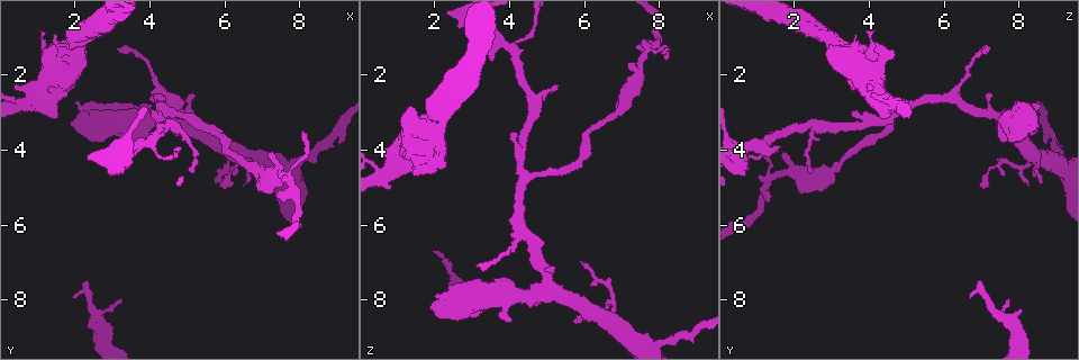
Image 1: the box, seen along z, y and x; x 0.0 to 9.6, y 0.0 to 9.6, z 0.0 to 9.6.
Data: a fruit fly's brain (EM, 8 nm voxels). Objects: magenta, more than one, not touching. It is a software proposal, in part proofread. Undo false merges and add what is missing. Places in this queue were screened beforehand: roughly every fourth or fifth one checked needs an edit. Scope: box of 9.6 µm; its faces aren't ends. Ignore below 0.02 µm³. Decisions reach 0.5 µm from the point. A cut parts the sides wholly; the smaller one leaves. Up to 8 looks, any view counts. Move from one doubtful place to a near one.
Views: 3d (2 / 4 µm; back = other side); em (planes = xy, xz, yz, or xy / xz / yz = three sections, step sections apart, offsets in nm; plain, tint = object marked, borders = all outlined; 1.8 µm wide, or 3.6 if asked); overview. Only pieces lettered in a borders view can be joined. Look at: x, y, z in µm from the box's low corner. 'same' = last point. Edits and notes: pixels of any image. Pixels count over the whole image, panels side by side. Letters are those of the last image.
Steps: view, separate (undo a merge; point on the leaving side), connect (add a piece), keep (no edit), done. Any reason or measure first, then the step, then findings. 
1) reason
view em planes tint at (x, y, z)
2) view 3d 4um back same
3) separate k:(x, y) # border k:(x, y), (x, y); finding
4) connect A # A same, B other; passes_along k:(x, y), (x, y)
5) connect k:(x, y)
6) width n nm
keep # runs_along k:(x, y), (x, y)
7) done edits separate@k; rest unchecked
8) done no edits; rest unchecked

branch stops here
view 3d 2um at (7.20, 4.05, 1.65)

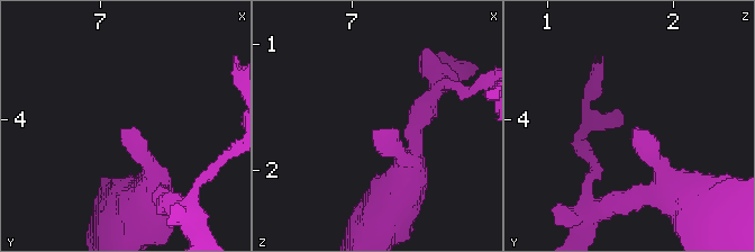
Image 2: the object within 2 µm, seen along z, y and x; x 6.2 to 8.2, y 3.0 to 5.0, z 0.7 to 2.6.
now the EM
view em xz step 4 borders at (7.16, 4.08, 1.70)

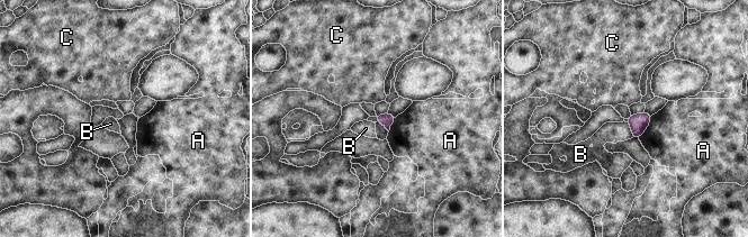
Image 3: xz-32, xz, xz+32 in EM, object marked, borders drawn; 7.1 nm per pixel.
keep # A other, B other, C other; none of them fits

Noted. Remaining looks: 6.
three arms meet
view em xy step 8 plain at (4.00, 3.75, 1.25)

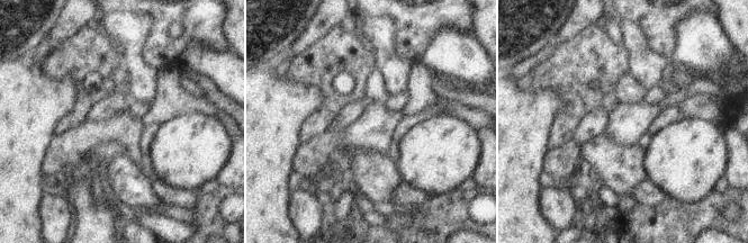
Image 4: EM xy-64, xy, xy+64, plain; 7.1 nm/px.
view em xy step 8 borders same

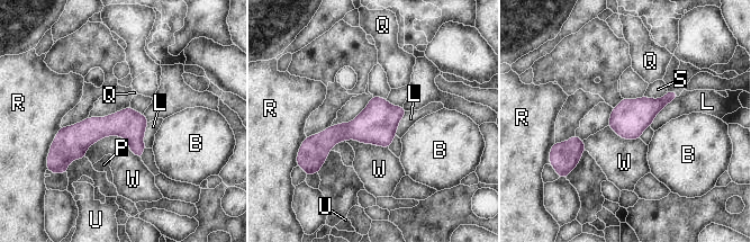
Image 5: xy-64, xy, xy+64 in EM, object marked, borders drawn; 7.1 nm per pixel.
keep # B other, L other, P other, Q other, R other, S other, U other, W other; border 5:(667, 92), (659, 98), (644, 96); continuous, no second neuron

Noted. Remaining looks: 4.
tapers out
view 3d 4um at (1.15, 0.85, 3.95)

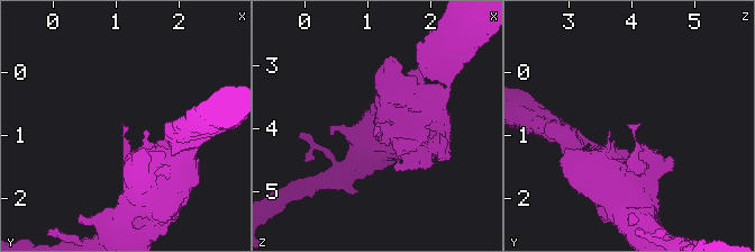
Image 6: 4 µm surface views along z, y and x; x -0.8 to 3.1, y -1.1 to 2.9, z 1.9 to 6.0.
now the EM
view em xz step 8 tint at (1.10, 0.85, 3.95)

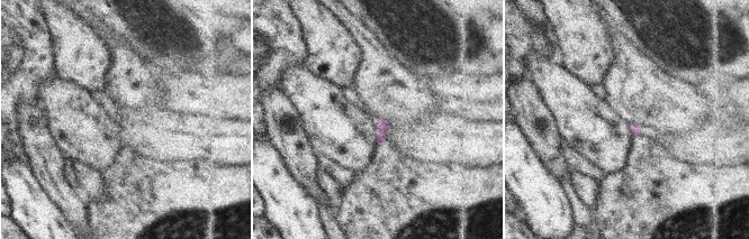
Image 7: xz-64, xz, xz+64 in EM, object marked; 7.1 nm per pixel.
view em planes borders same

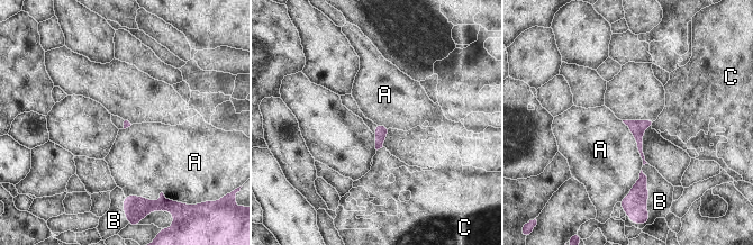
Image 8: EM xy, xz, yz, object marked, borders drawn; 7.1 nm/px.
keep # A other, B other, C other; border 8:(622, 120), (633, 135), (643, 164); none of them fits

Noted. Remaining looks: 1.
done no edits; rest unchecked

